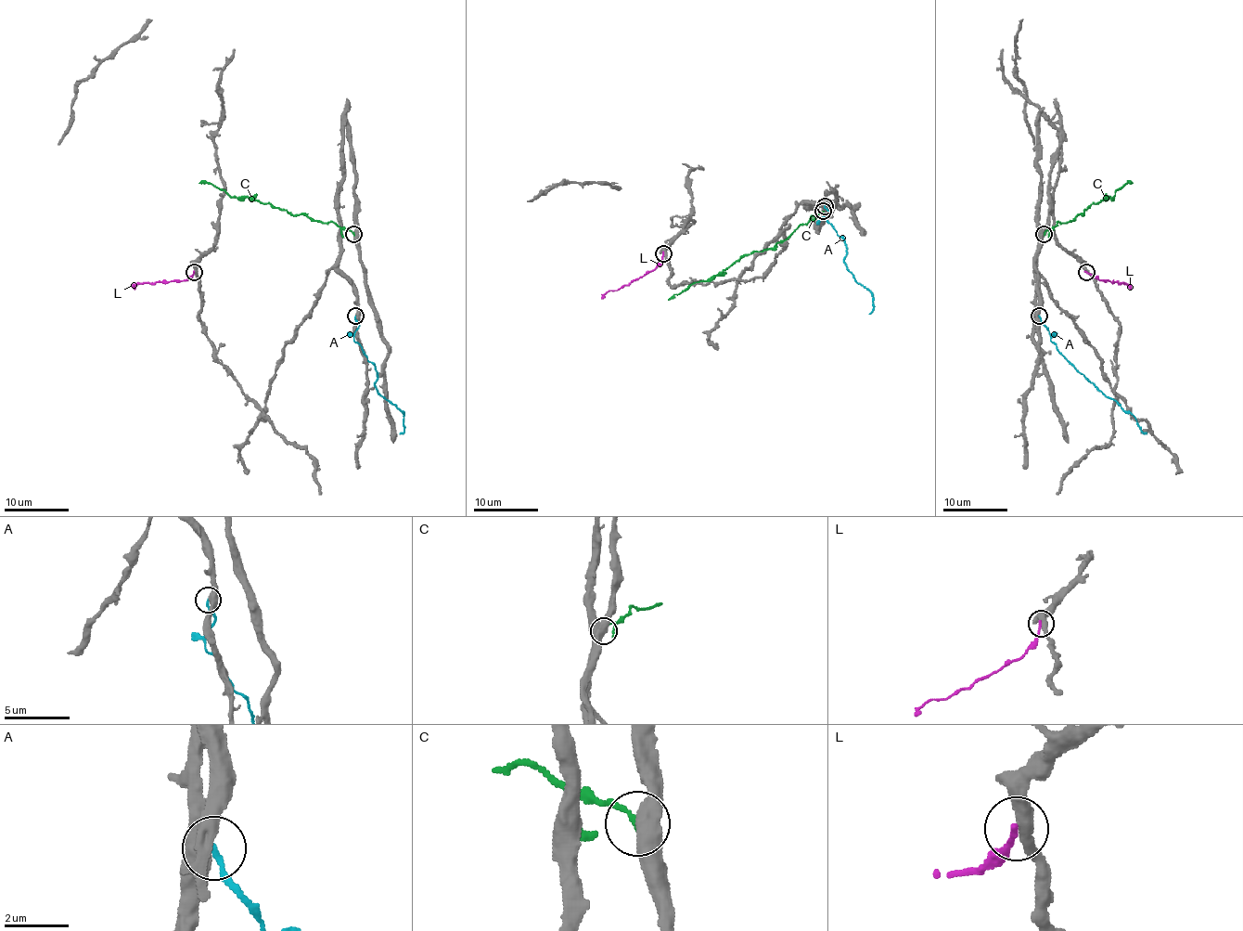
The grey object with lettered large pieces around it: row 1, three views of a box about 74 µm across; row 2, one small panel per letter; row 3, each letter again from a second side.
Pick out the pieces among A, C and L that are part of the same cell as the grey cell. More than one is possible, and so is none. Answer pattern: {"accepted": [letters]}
{"accepted": []}

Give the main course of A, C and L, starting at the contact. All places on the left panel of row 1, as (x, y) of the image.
A: (354, 316), (358, 329), (353, 340), (376, 368), (378, 379), (374, 386), (403, 412), (403, 432), (400, 433)
C: (353, 233), (330, 222), (318, 222), (303, 213), (292, 215), (255, 200), (229, 196), (211, 183), (198, 183)
L: (194, 272), (184, 280), (139, 283), (133, 288)

